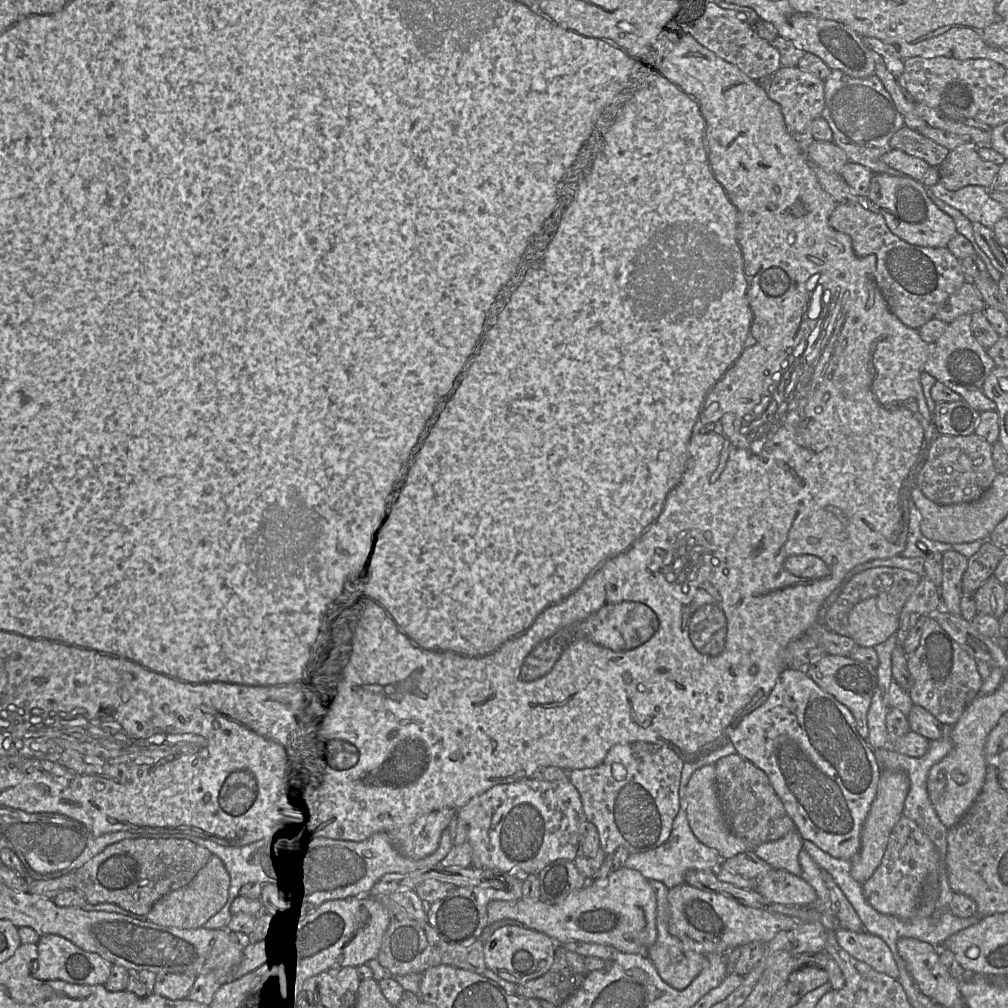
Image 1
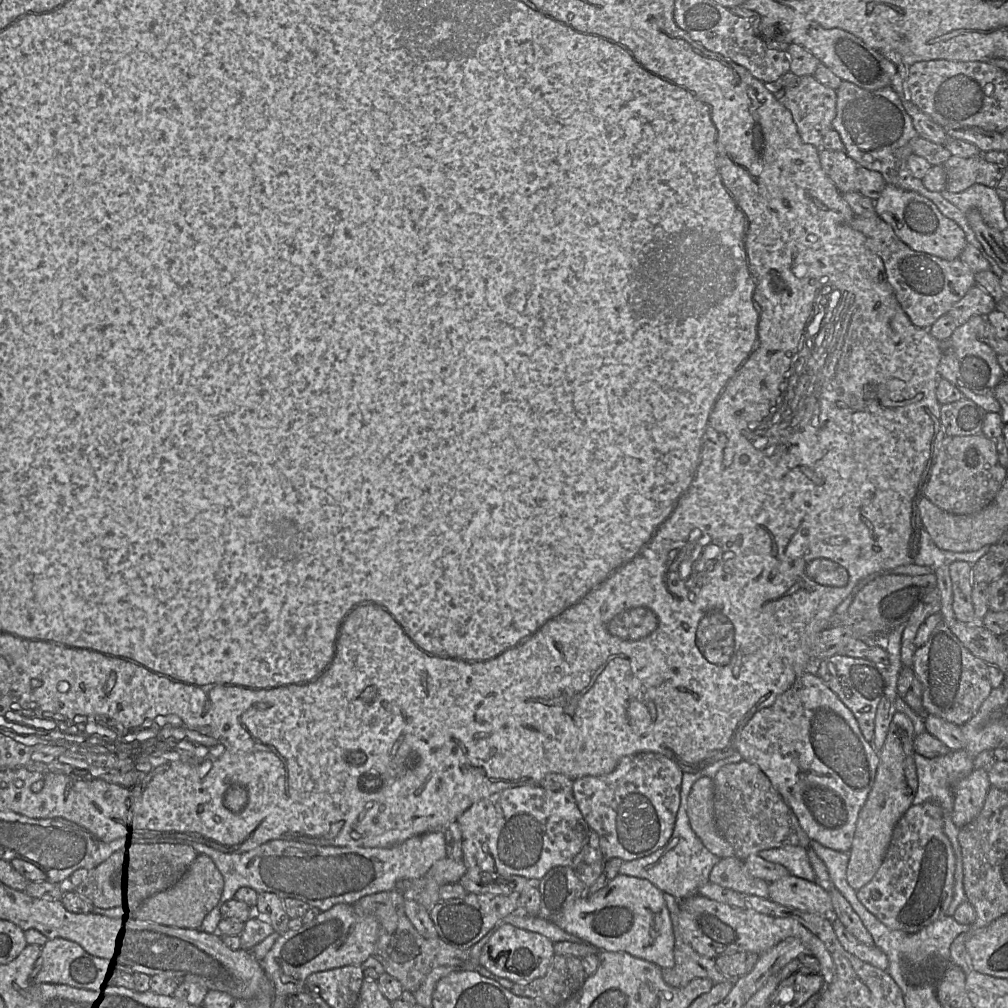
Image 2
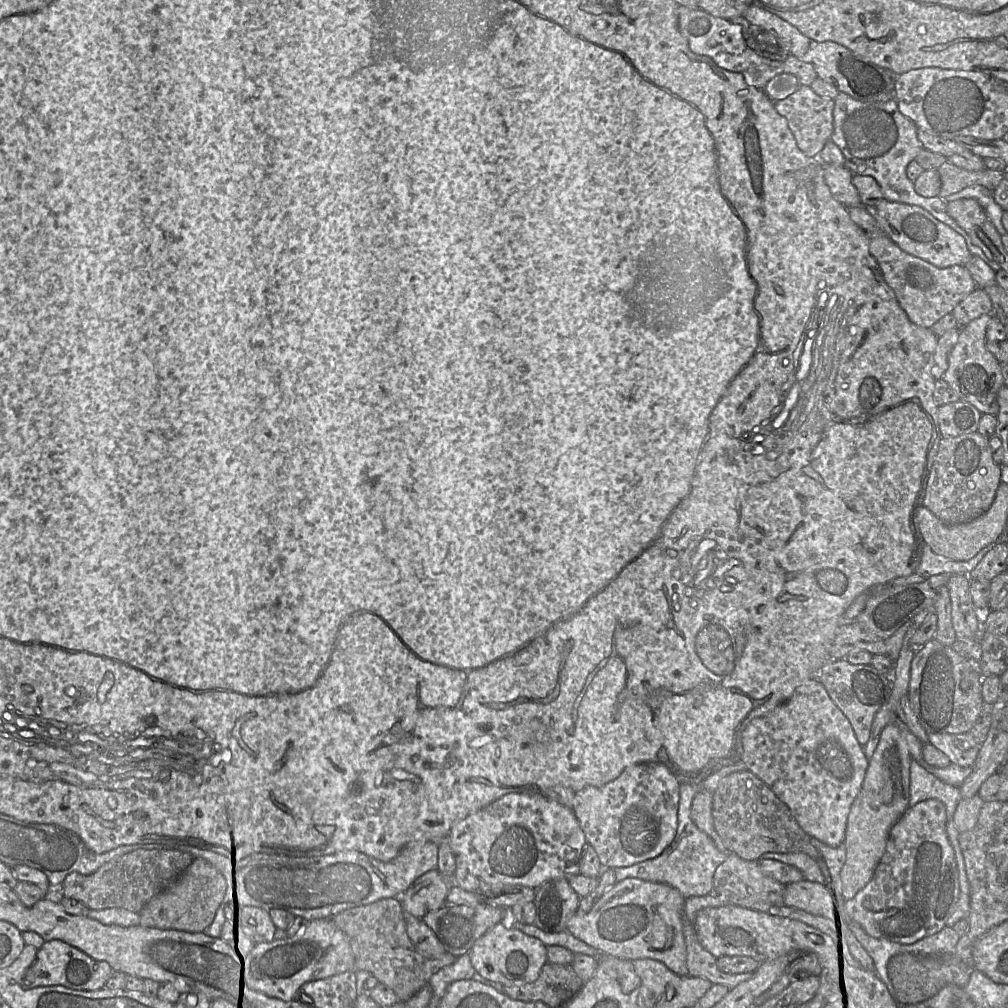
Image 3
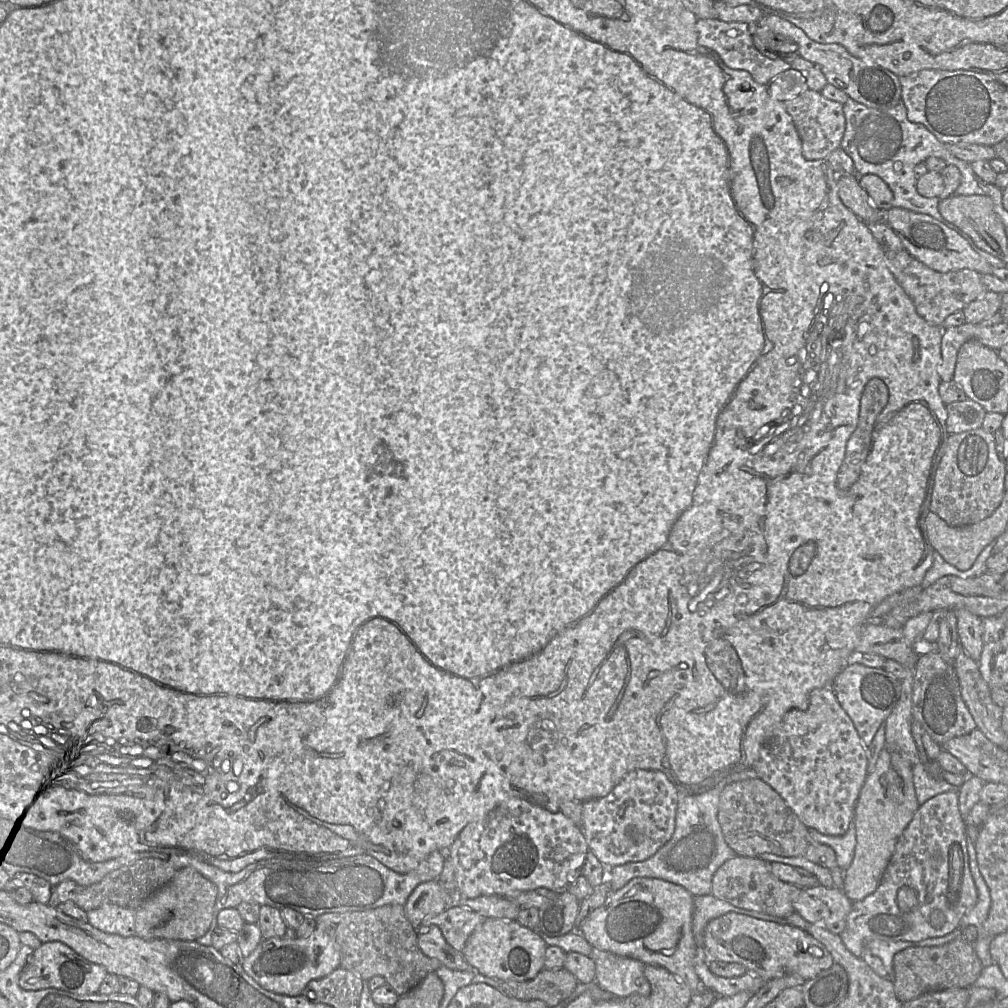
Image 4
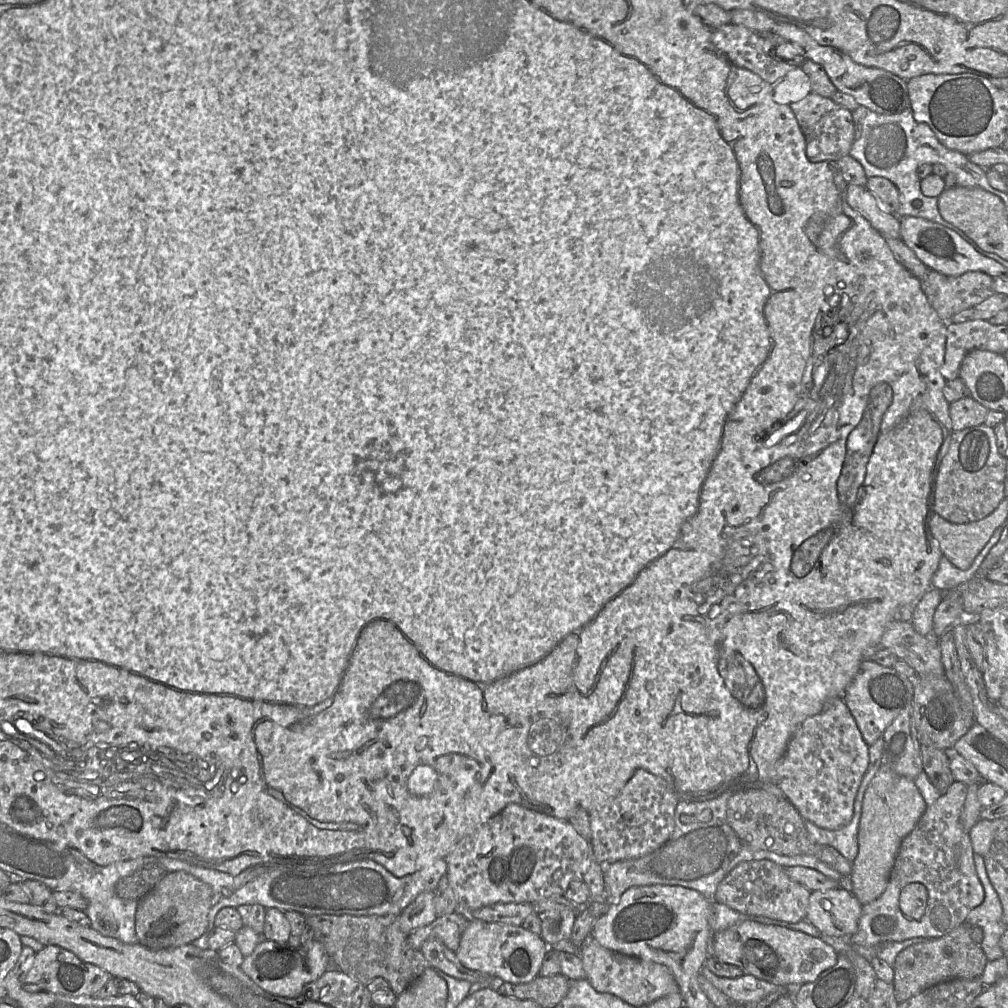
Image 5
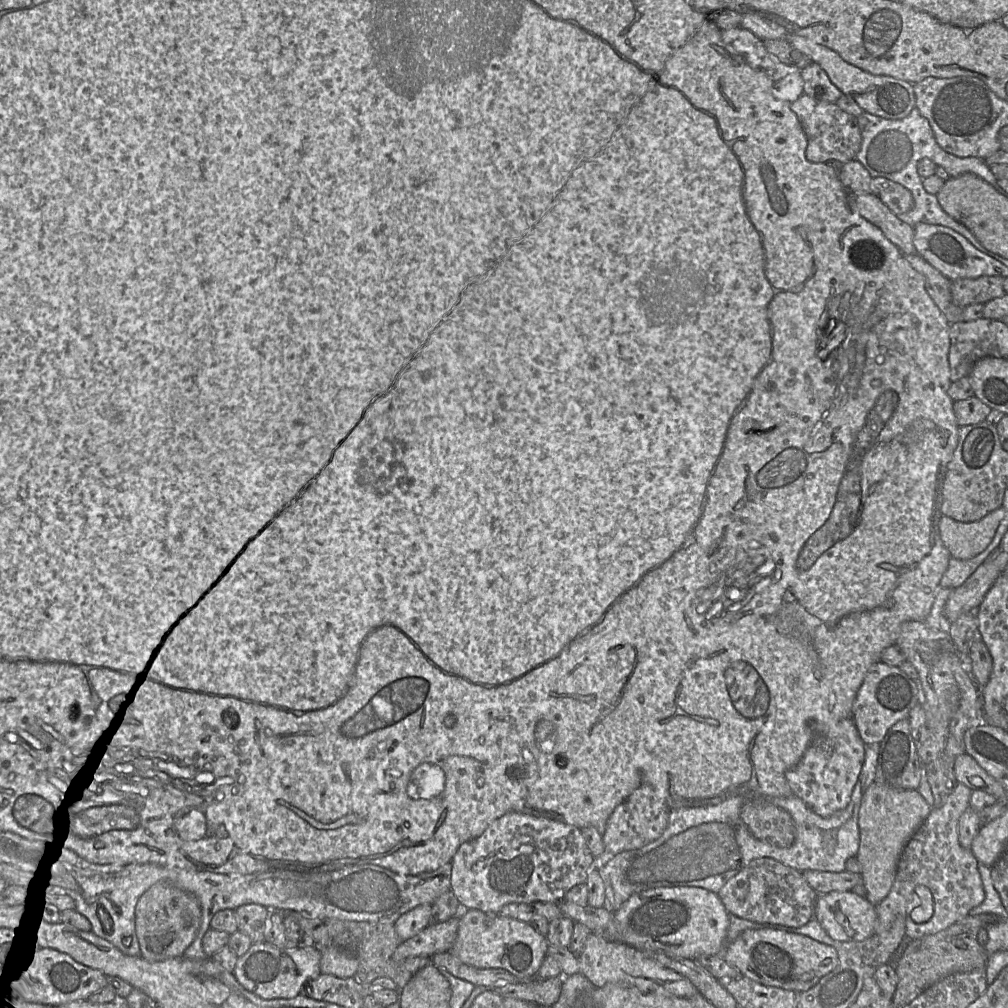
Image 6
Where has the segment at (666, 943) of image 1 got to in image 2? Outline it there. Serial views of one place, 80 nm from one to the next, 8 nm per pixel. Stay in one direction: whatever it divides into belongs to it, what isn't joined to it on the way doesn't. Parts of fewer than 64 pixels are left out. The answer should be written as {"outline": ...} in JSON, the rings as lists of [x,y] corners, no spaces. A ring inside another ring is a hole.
{"outline":[[[666,892],[663,896],[675,937],[675,964],[672,968],[661,968],[664,981],[672,987],[680,988],[696,978],[708,978],[714,984],[737,979],[722,974],[716,966],[715,959],[700,955],[684,941],[679,925],[680,901]]]}

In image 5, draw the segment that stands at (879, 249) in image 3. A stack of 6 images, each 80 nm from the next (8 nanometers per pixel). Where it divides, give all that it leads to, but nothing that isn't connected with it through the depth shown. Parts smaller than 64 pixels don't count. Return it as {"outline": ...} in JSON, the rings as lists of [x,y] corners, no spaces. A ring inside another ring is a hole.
{"outline":[[[930,270],[920,279],[930,305],[945,322],[961,310],[974,308],[993,294],[993,277],[983,272],[947,276]]]}

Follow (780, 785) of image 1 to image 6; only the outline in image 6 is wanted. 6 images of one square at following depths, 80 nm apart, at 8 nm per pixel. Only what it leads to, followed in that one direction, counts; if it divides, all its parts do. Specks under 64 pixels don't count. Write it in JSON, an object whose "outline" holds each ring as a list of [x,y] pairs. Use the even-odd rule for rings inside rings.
{"outline":[[[852,717],[835,725],[811,721],[810,730],[809,746],[798,764],[789,769],[785,777],[794,796],[817,815],[829,817],[849,804],[865,760],[866,745]]]}

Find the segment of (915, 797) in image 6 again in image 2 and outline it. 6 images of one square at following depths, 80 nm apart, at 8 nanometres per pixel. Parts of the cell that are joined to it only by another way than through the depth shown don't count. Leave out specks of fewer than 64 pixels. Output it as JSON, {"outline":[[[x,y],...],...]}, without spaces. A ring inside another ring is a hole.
{"outline":[[[896,710],[891,717],[885,742],[878,755],[875,780],[866,802],[859,812],[846,871],[848,884],[856,891],[866,885],[881,866],[889,847],[893,829],[912,805],[917,790],[916,768],[911,755],[913,724],[905,714]]]}

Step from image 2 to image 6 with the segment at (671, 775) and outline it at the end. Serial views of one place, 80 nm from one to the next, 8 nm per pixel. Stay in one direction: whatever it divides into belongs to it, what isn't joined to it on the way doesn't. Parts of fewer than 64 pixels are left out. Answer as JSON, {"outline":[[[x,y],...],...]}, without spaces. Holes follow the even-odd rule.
{"outline":[[[642,784],[609,817],[602,833],[605,850],[596,863],[602,865],[623,851],[640,849],[658,839],[668,825],[669,814],[670,808],[657,791],[650,784]]]}

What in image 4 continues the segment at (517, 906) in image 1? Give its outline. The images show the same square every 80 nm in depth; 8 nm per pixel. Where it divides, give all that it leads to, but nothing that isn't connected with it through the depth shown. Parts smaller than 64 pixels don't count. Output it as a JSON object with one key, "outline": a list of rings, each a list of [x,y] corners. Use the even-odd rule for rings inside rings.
{"outline":[[[633,878],[622,888],[611,891],[603,905],[583,921],[578,932],[594,948],[665,968],[696,994],[703,986],[694,968],[697,945],[692,931],[693,902],[694,896],[679,885],[655,878]]]}

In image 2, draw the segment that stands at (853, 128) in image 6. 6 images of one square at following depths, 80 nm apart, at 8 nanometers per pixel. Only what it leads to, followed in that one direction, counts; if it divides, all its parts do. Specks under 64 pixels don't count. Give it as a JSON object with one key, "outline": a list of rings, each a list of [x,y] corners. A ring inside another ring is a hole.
{"outline":[[[789,71],[773,83],[766,83],[775,98],[787,108],[803,142],[814,145],[818,150],[824,147],[823,139],[832,126],[836,113],[836,90],[829,88],[814,76],[797,76]]]}

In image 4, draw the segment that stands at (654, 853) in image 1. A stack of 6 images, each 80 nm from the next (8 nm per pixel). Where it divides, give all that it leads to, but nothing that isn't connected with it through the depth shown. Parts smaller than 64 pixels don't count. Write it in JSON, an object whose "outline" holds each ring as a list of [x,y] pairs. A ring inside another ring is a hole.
{"outline":[[[725,781],[700,794],[689,794],[678,790],[675,830],[672,837],[650,858],[640,862],[607,867],[606,879],[611,890],[616,891],[633,878],[661,879],[685,888],[693,896],[712,893],[712,877],[727,860],[738,856],[726,843],[717,813],[719,799]]]}

